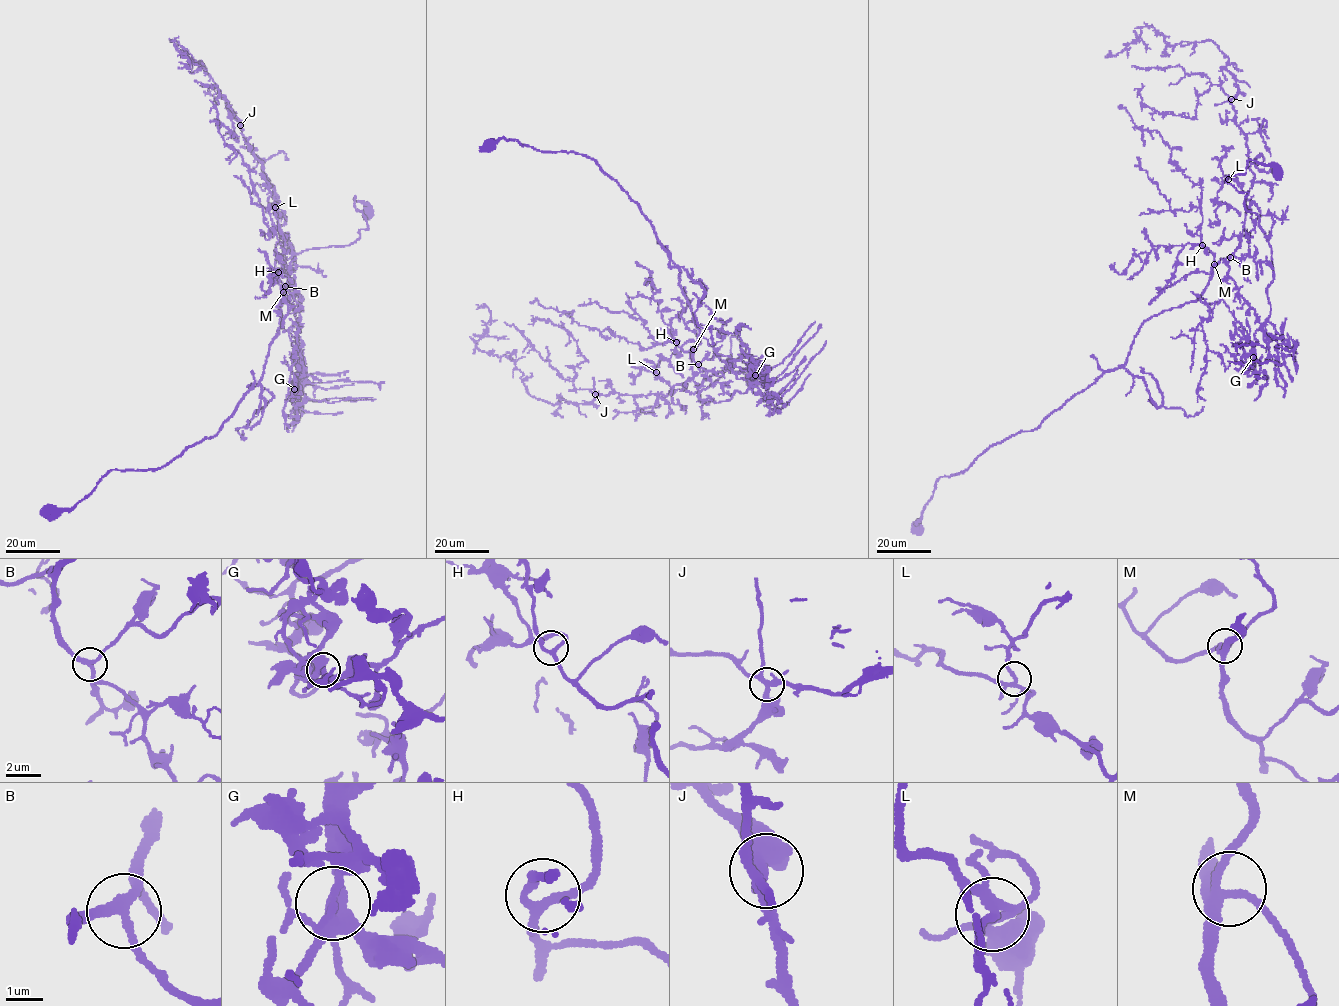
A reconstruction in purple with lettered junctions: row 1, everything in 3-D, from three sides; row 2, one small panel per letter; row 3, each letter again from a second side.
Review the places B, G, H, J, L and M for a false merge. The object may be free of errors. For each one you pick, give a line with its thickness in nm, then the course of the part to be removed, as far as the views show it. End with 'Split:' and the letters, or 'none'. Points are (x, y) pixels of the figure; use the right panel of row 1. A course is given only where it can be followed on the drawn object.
G: calibre 200 nm; course (1253, 357), (1270, 309), (1271, 246), (1259, 216), (1246, 210), (1248, 193), (1226, 179), (1255, 160), (1280, 179)
Split: G

